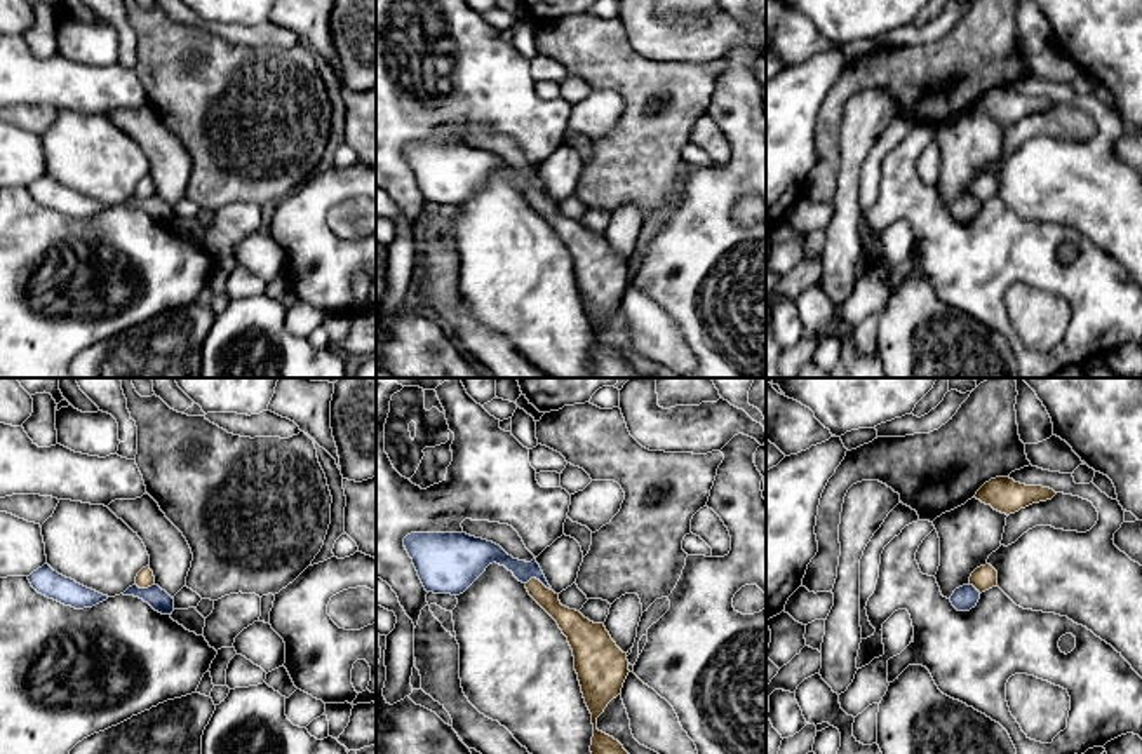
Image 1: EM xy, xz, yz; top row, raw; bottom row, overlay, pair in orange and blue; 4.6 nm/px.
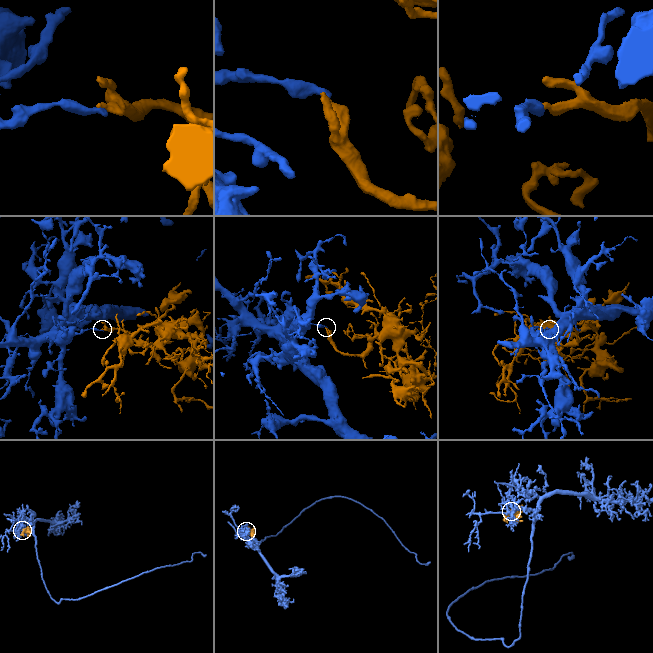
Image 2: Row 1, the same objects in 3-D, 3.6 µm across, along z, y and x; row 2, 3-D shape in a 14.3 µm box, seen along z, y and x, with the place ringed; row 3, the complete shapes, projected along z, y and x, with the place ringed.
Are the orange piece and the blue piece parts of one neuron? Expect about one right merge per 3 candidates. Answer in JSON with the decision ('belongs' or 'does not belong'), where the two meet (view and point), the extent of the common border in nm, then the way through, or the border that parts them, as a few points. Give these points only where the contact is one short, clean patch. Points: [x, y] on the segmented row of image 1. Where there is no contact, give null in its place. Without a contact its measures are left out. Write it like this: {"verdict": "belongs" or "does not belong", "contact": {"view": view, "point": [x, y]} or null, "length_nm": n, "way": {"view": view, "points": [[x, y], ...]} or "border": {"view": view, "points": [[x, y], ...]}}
{"verdict": "does not belong", "contact": {"view": "xz", "point": [538, 580]}, "length_nm": 130, "border": {"view": "xz", "points": [[526, 582], [531, 578], [540, 580], [550, 591]]}}

